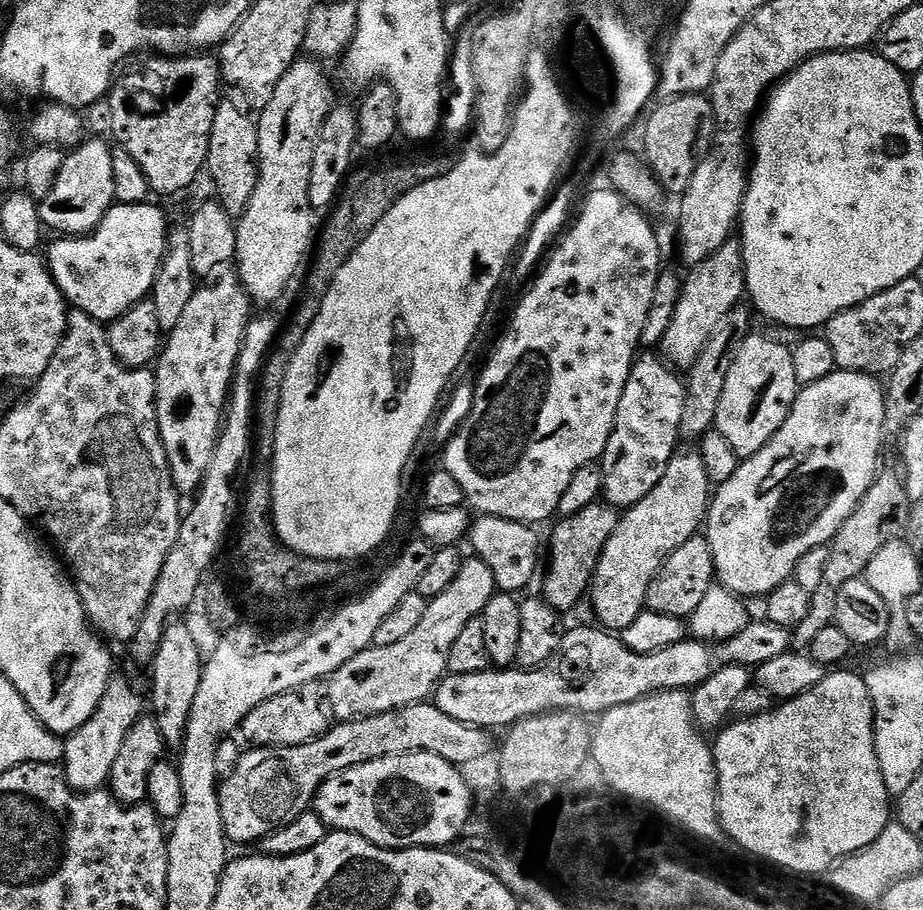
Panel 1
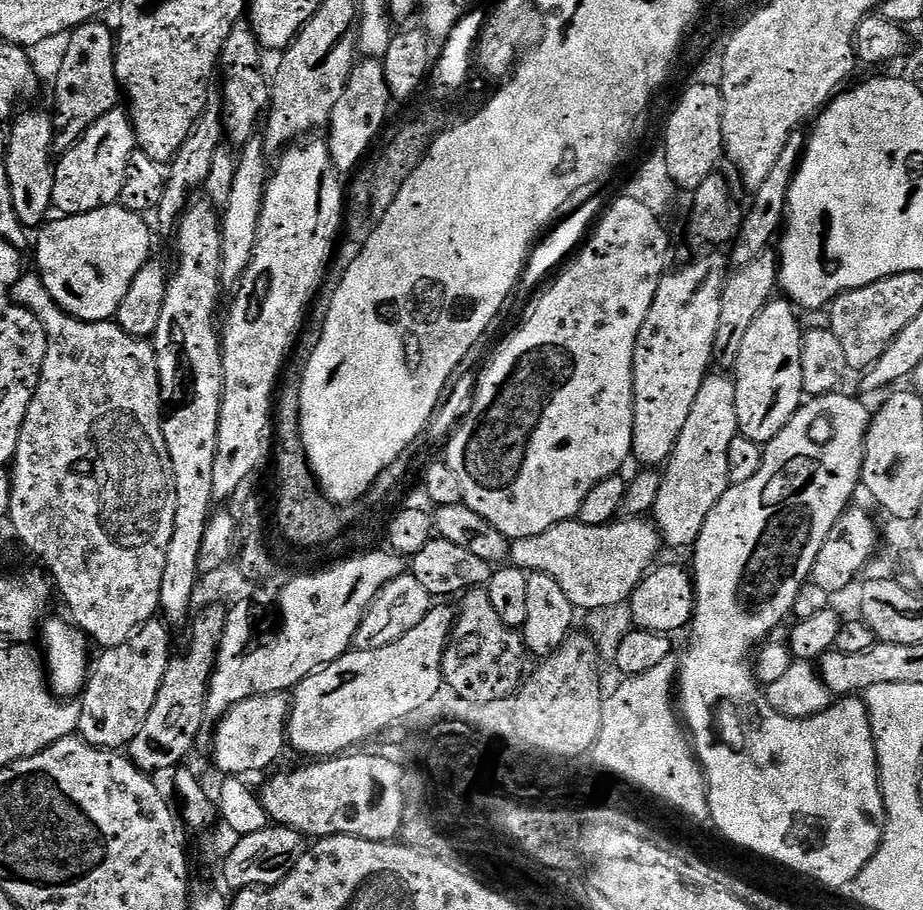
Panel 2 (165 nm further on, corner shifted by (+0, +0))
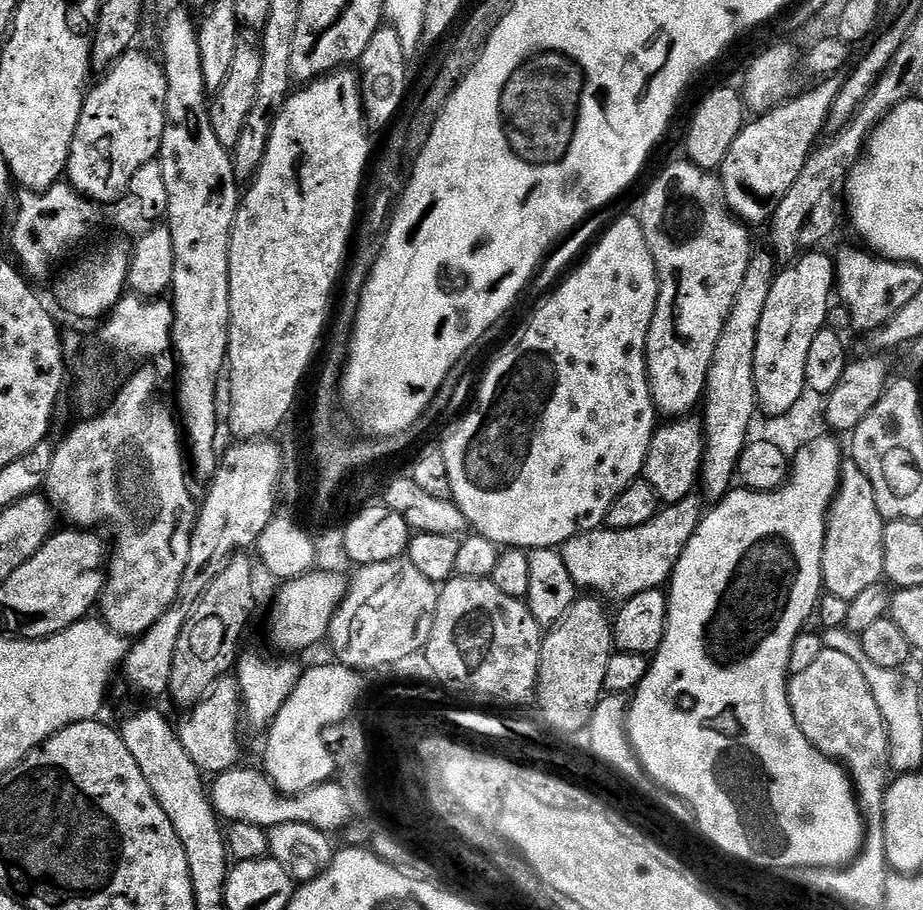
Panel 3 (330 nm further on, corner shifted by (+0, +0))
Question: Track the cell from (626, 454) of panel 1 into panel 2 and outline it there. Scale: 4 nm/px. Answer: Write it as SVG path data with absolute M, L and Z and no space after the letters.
M712 250L709 256L700 256L689 264L681 266L677 272L669 271L660 279L658 294L654 294L654 306L638 330L638 342L634 346L634 438L632 439L632 456L640 466L663 466L672 457L678 434L690 418L690 409L704 377L709 375L714 361L714 338L718 334L718 318L722 314L722 294L724 282L730 275L730 260L727 255L719 256L719 251Z

